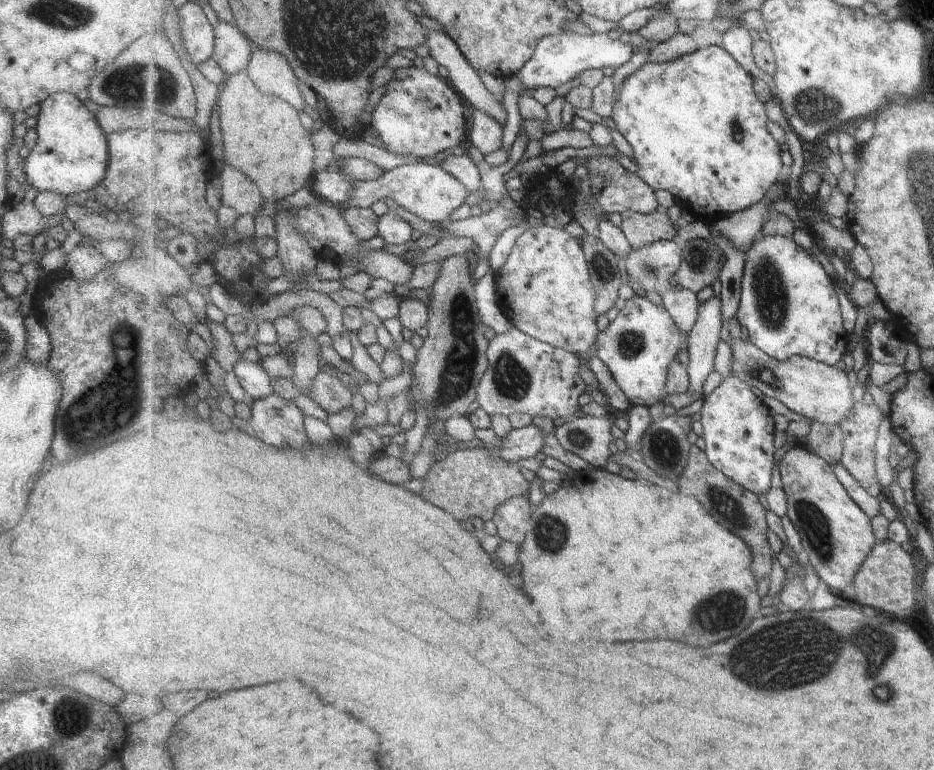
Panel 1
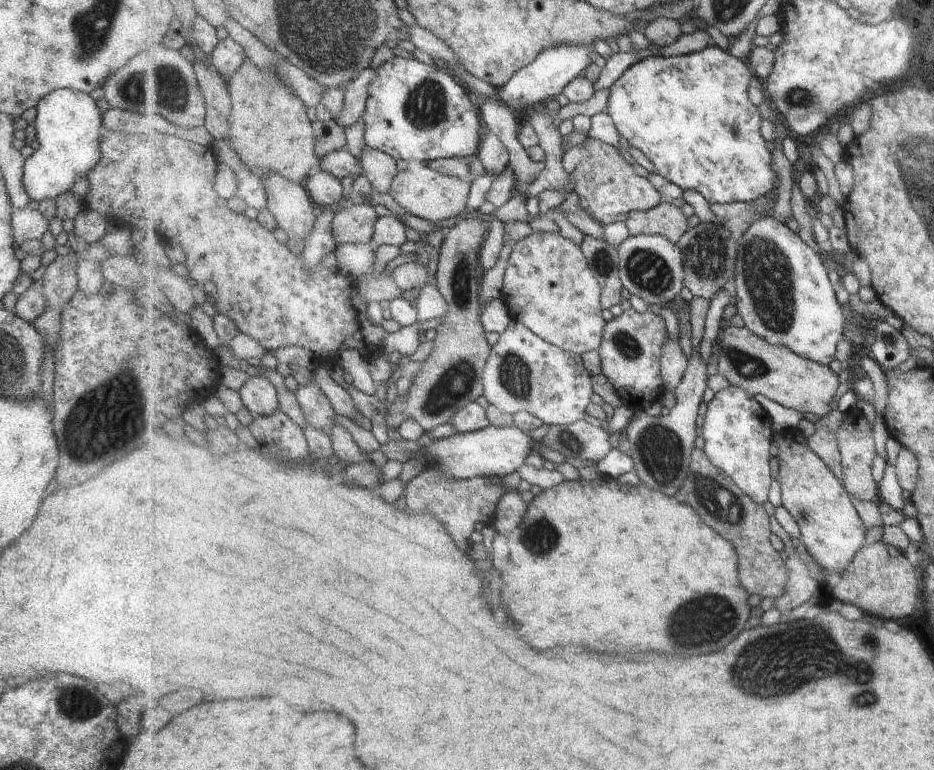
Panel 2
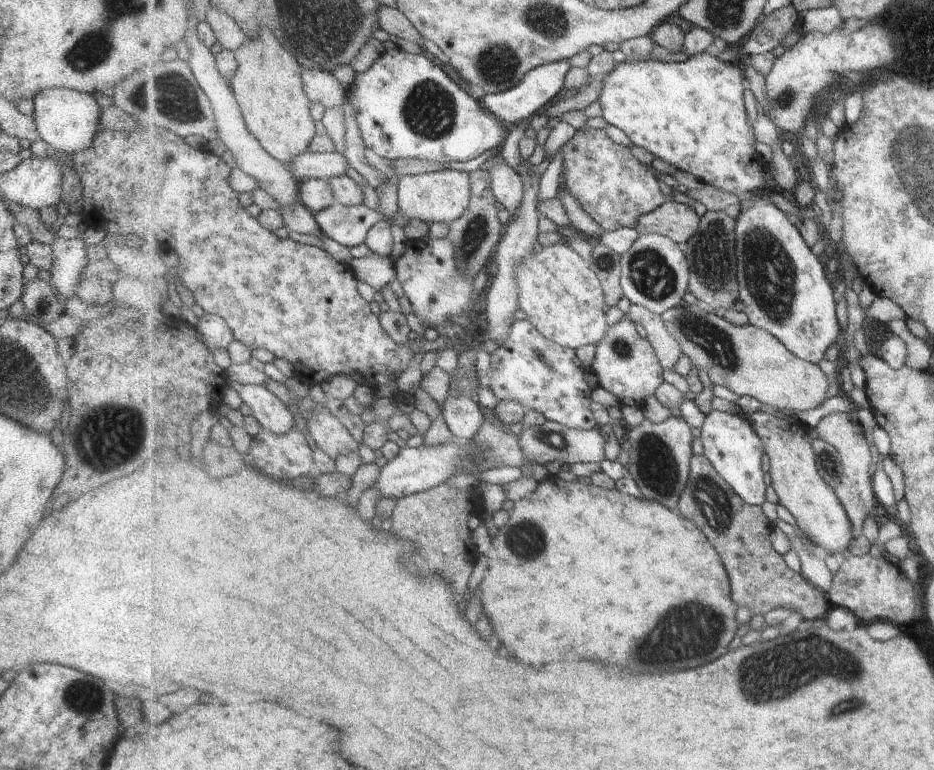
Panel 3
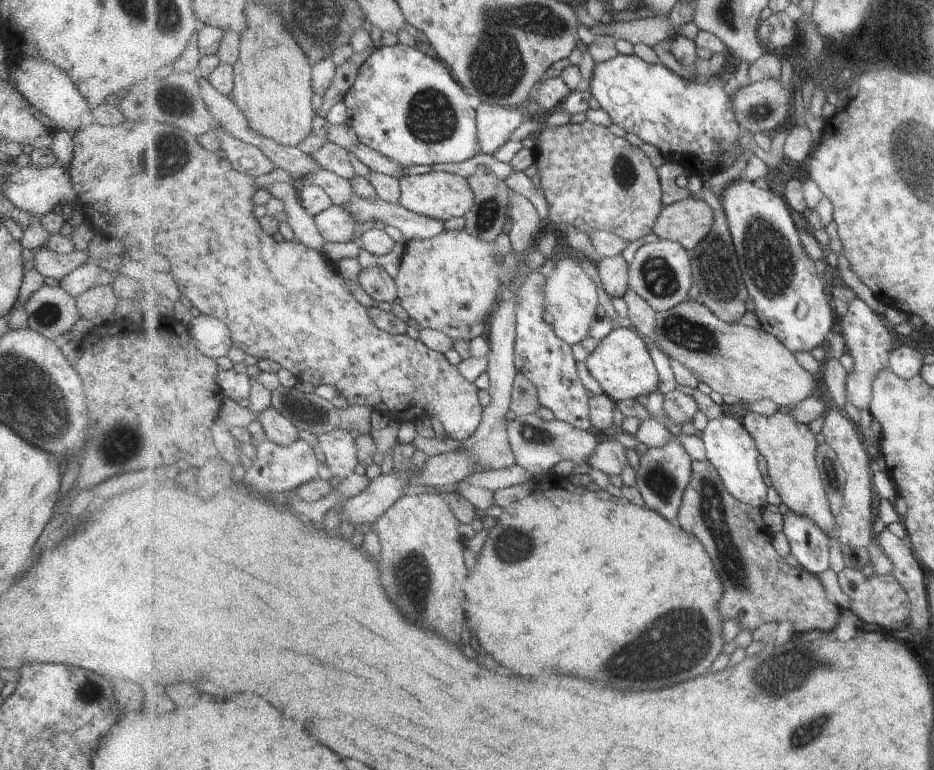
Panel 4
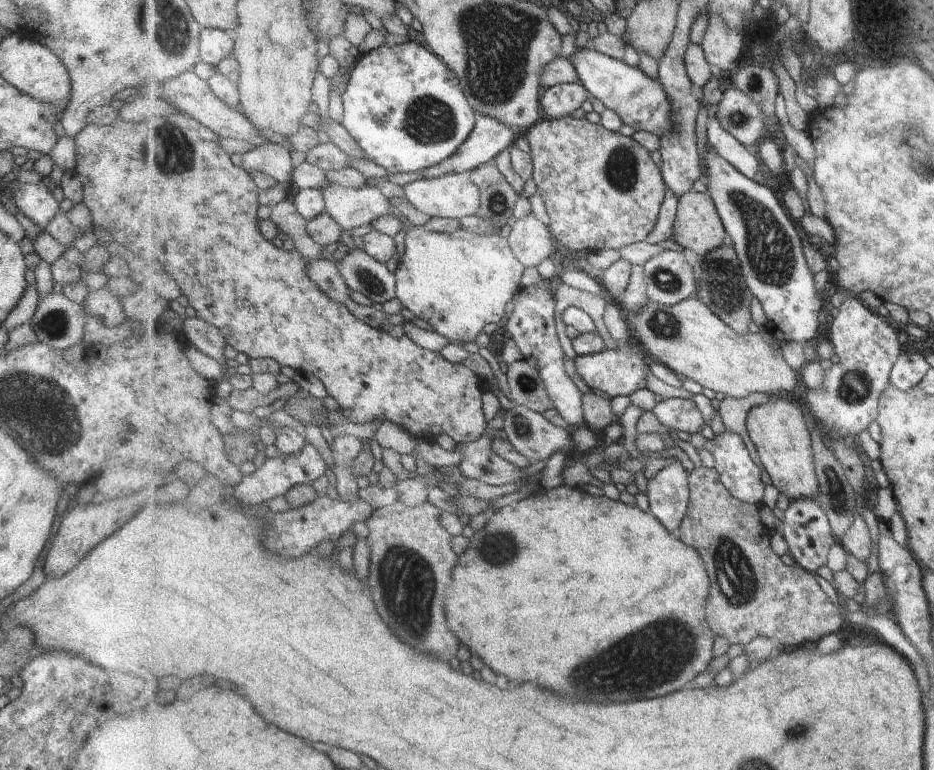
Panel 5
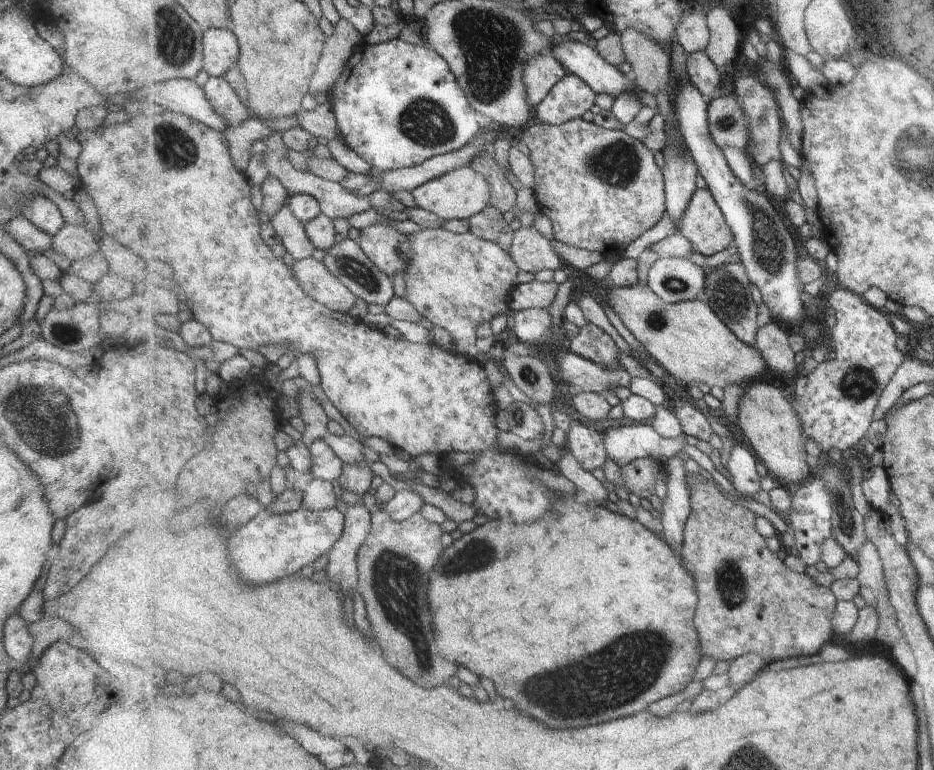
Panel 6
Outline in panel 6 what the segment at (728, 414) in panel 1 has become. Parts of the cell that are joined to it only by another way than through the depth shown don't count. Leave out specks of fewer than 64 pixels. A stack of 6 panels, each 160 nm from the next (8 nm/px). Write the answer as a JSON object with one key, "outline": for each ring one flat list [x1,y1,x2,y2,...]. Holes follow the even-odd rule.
{"outline":[[735,446,730,452,727,462,727,472,734,488,744,496,761,494,760,476,757,472,756,455,751,454,743,446]]}

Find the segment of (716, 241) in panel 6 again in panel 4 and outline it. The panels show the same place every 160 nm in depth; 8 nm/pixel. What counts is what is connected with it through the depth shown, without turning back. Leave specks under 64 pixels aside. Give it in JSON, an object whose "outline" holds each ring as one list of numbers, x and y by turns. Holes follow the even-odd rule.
{"outline":[[695,194,665,207,657,219,653,236,695,250,715,224,712,206]]}

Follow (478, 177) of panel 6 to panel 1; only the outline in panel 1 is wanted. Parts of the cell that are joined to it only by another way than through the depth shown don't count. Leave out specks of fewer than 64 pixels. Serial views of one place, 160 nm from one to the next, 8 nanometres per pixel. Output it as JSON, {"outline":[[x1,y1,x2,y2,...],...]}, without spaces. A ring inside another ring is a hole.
{"outline":[[409,161,408,164,387,171,378,181,357,180,353,181,353,186,355,194,349,202,351,207,372,209,375,202,382,198,391,198,412,214,435,223,444,223,457,208,461,208,467,202,470,195,465,186,443,167,415,161]]}

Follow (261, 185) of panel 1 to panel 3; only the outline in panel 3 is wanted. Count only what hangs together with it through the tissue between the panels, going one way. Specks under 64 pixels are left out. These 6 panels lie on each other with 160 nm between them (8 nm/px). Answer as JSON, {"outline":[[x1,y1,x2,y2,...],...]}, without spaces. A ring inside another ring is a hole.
{"outline":[[261,26,259,36,235,54,241,70,237,70,237,78,233,78,231,87,241,104,247,128,277,160,287,166,301,153,309,151,309,145,317,134,316,120,313,120,309,108,312,100,306,93,302,77,305,68,267,26]]}

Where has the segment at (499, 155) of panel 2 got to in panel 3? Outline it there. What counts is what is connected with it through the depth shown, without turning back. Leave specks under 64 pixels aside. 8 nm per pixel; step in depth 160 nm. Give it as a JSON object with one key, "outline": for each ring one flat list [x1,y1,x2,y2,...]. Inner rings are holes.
{"outline":[[505,164,496,165,491,169,492,191,502,206,515,217,524,205,524,180,513,168]]}

